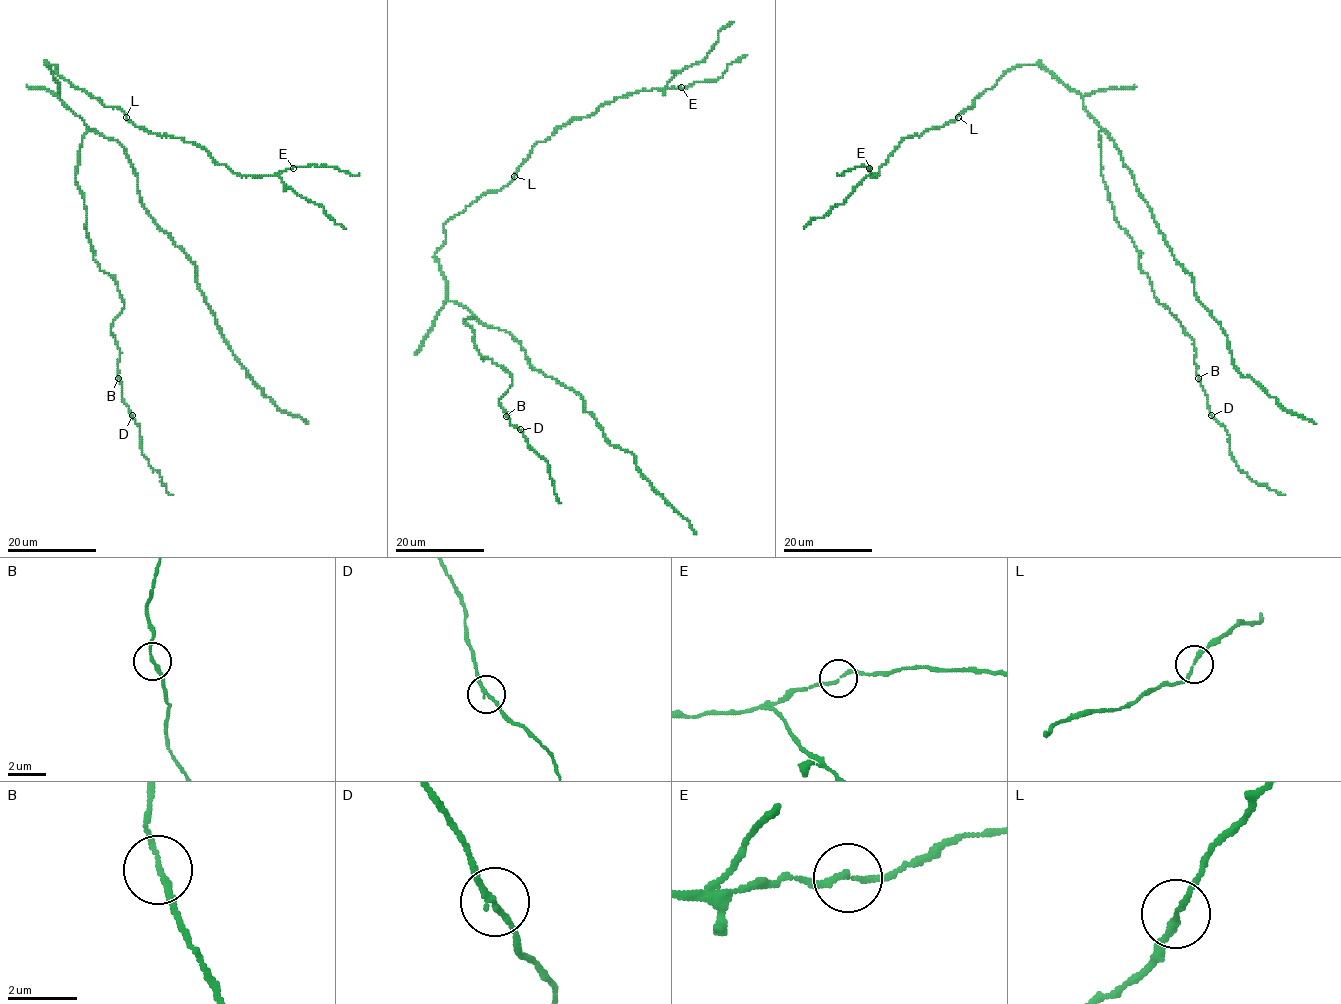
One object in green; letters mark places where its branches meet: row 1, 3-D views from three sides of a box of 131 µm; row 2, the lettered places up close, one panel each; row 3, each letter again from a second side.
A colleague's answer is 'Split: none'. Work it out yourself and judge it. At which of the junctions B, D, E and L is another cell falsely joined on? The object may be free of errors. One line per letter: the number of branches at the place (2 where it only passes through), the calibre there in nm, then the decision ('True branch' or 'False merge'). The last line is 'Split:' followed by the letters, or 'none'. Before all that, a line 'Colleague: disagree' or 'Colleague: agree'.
Colleague: agree
B: Branches: 2. Thickness 160 nm. True branch
D: Branches: 2. Thickness 160 nm. True branch
E: Branches: 2. Thickness 160 nm. True branch
L: Branches: 2. Thickness 160 nm. True branch
Split: none

